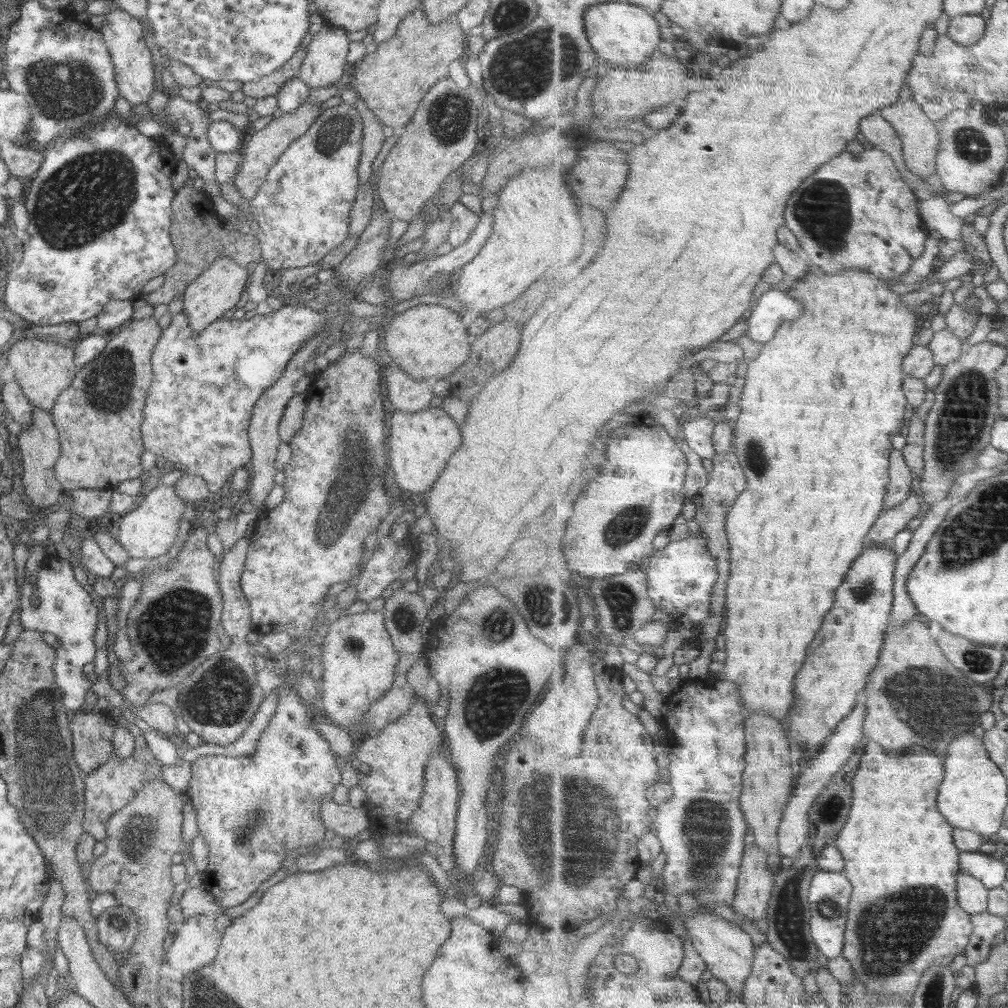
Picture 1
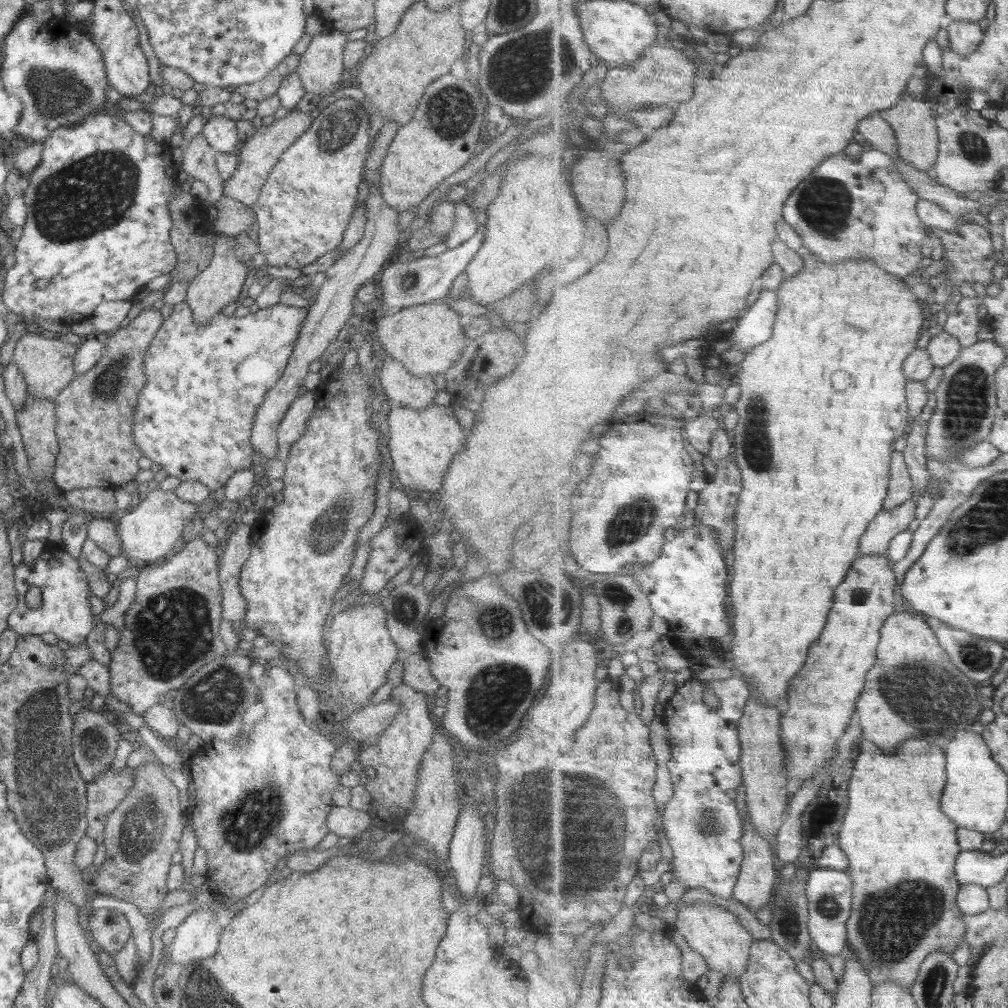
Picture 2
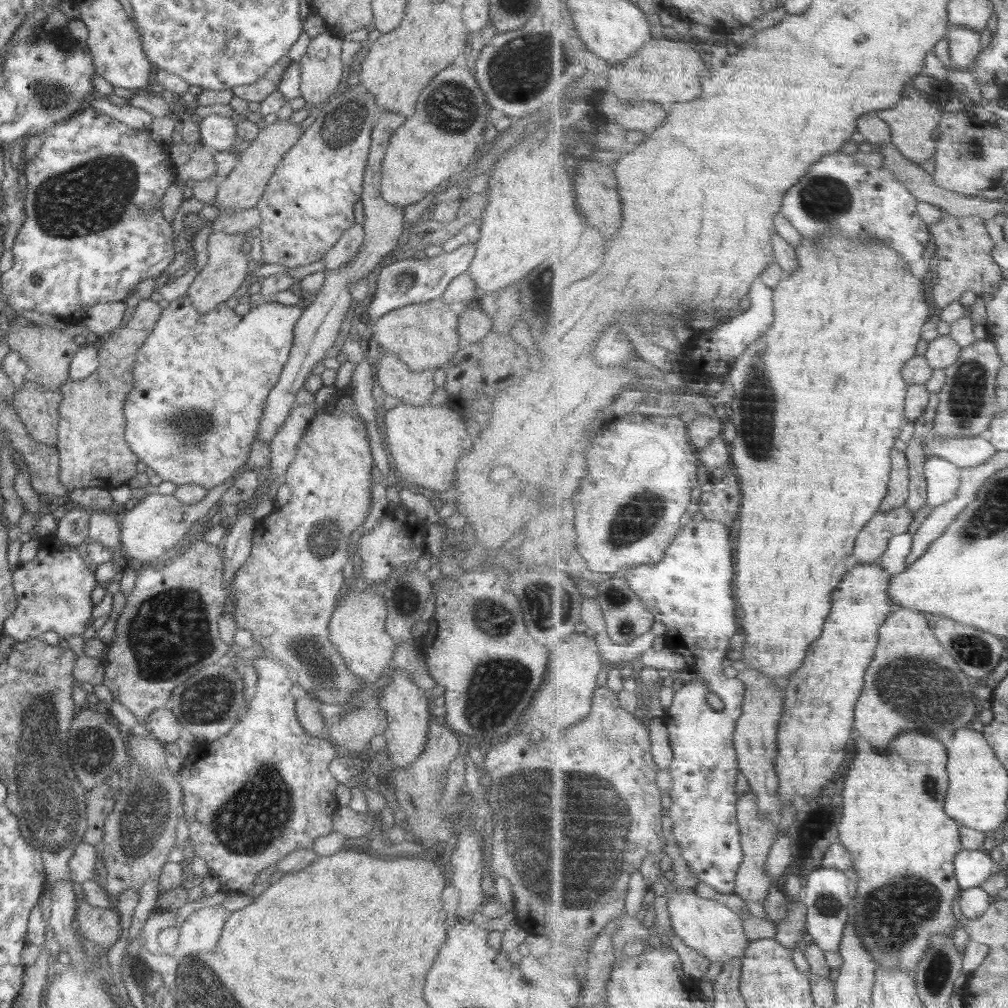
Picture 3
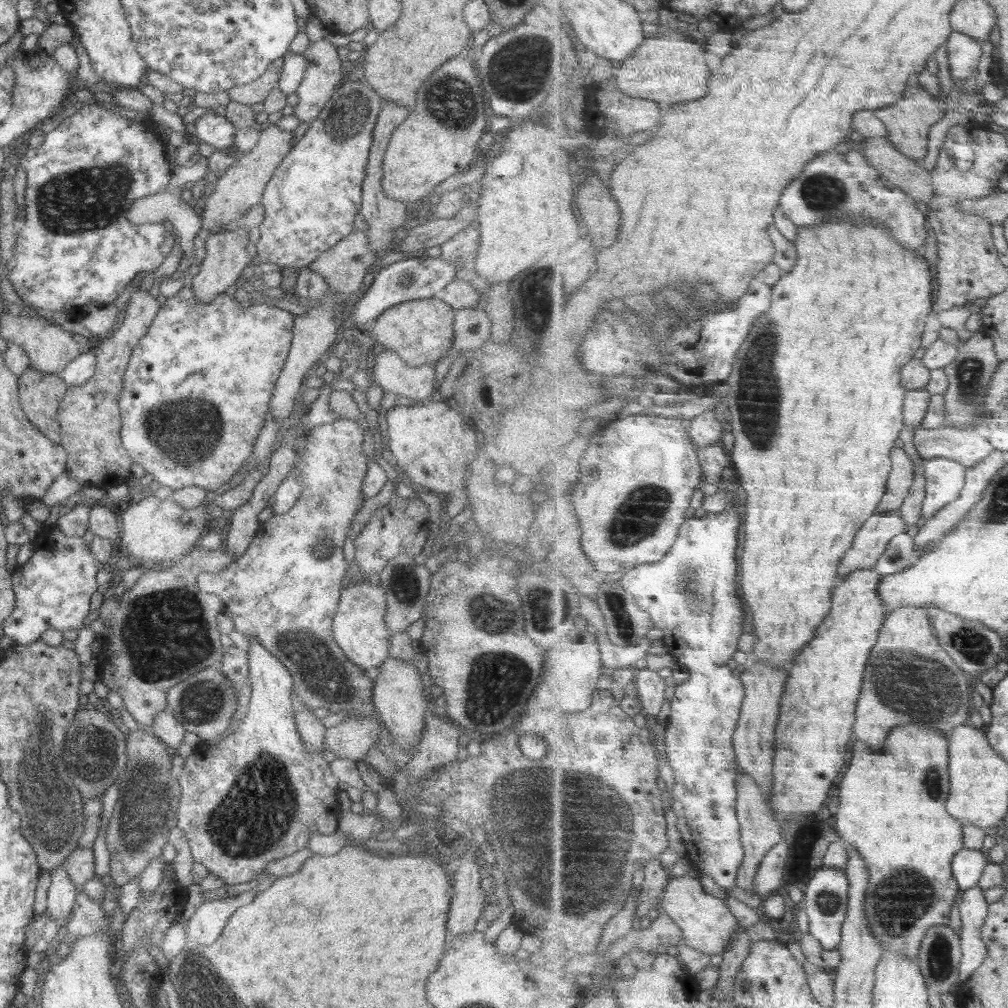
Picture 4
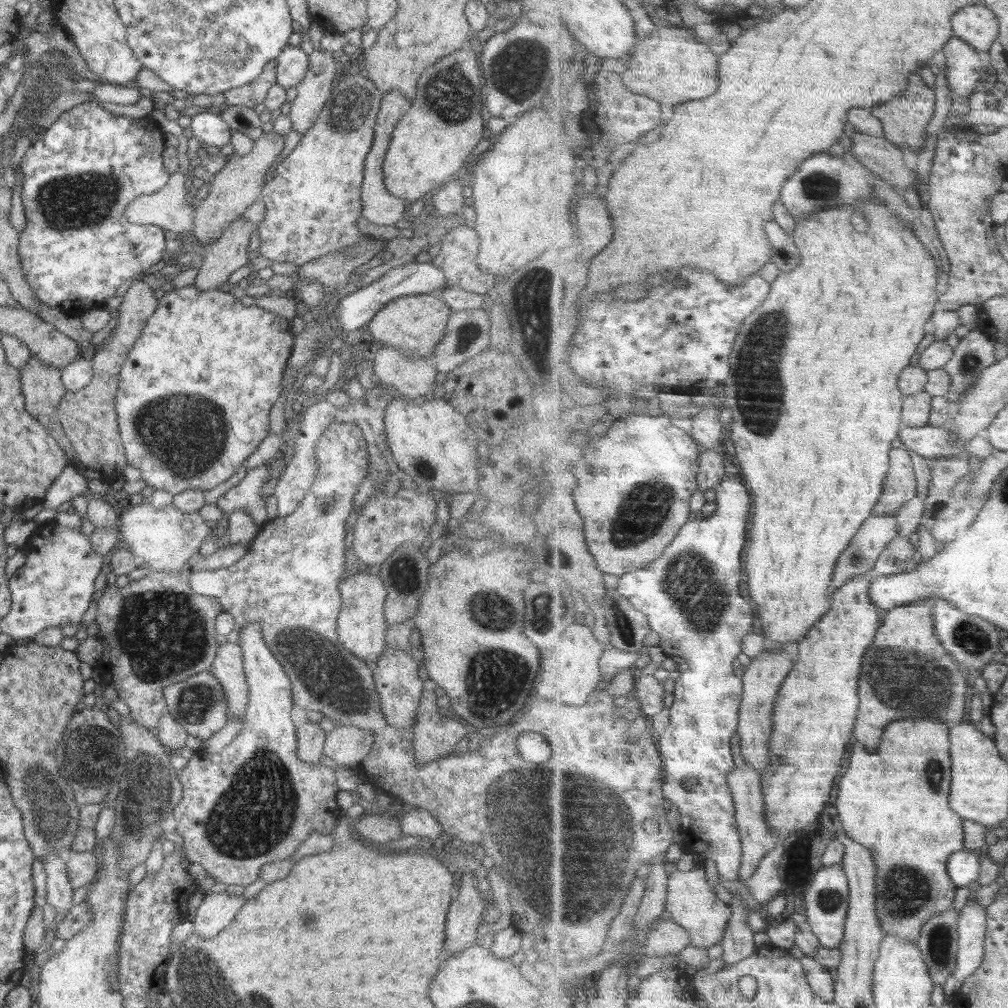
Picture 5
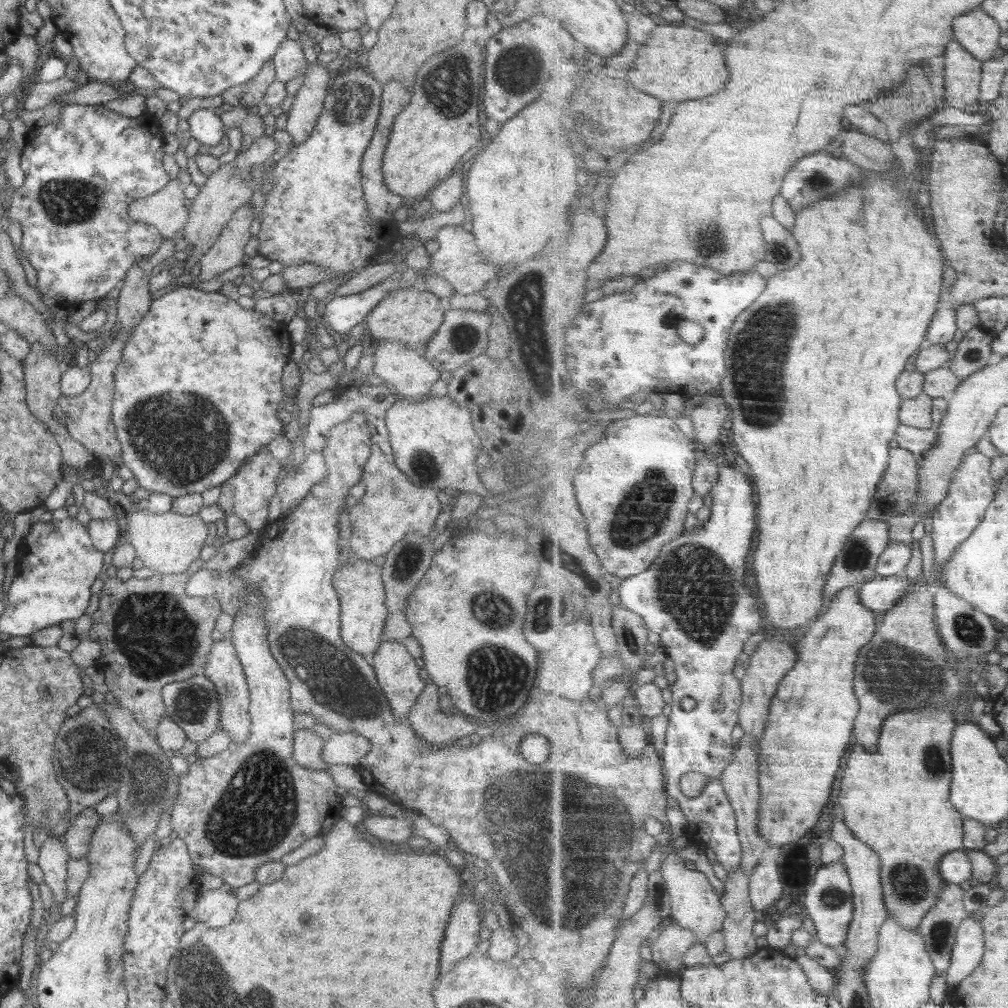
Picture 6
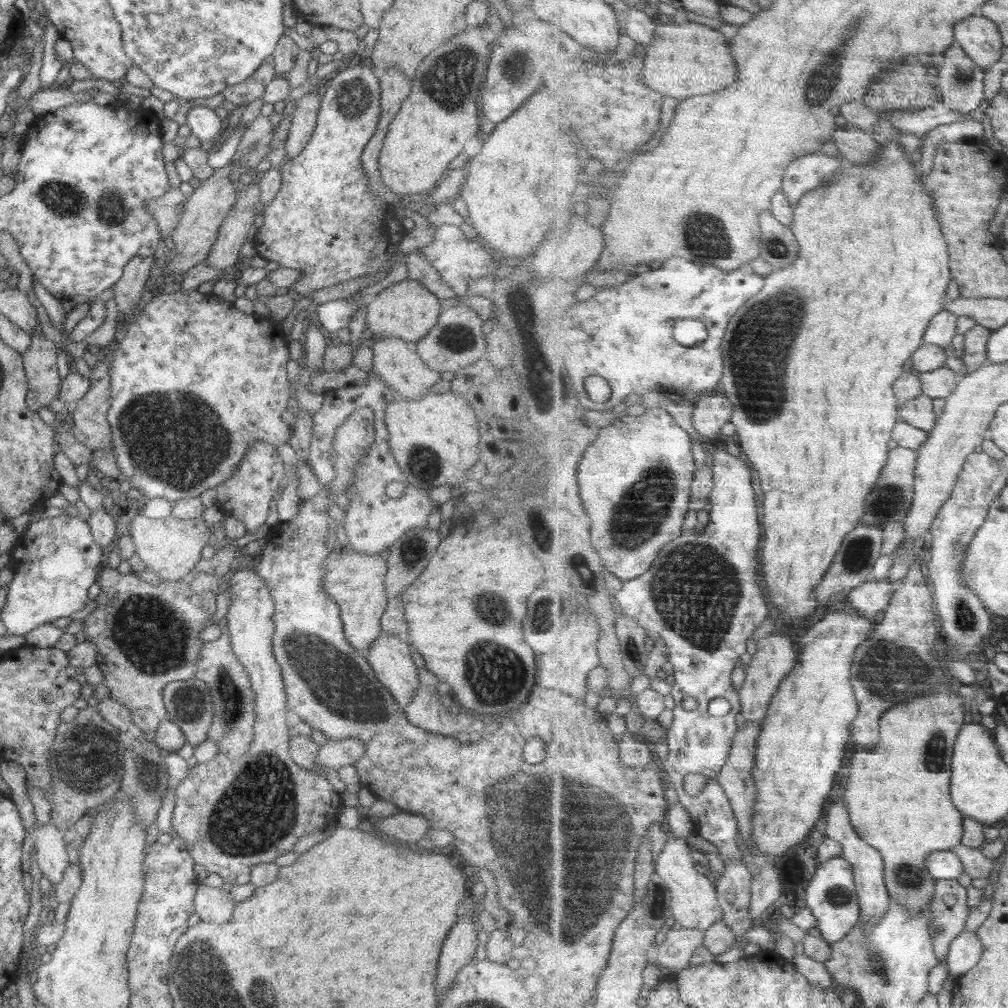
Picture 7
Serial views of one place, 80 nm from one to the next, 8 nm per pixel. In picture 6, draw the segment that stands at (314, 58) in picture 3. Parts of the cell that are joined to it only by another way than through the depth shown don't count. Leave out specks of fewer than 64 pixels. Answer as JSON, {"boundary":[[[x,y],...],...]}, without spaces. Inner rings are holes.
{"boundary":[[[317,59],[312,67],[308,67],[288,111],[285,130],[292,137],[293,146],[302,144],[310,136],[322,112],[324,99],[334,78],[330,76],[326,65],[326,62]]]}

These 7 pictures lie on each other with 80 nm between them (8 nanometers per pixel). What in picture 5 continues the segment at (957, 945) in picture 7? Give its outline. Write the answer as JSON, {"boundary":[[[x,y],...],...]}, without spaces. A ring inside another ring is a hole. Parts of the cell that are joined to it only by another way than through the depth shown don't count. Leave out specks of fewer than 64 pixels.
{"boundary":[[[968,904],[963,910],[960,925],[960,950],[958,953],[957,972],[946,984],[947,997],[951,1000],[960,992],[964,984],[976,974],[987,955],[988,907]]]}

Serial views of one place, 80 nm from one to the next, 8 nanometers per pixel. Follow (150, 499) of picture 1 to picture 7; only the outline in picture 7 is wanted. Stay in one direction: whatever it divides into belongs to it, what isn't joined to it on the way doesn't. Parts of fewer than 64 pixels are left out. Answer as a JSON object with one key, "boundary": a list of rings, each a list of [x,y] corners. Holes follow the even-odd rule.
{"boundary":[[[139,509],[131,512],[124,526],[132,537],[135,553],[146,565],[146,570],[150,569],[161,582],[178,581],[189,574],[201,559],[204,546],[213,540],[215,532],[215,528],[208,525],[201,516],[186,520],[172,515],[152,519]]]}

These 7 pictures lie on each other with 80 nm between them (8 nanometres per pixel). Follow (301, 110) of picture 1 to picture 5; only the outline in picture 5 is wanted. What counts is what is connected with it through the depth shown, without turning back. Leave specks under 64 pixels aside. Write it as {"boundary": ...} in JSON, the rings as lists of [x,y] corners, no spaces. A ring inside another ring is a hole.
{"boundary":[[[274,131],[263,133],[252,150],[243,156],[234,156],[219,170],[214,179],[207,184],[201,194],[200,201],[194,204],[195,215],[191,237],[198,240],[204,247],[210,242],[217,241],[236,219],[246,215],[254,204],[260,201],[263,186],[270,176],[268,168],[278,161],[278,155],[284,148],[285,136]]]}

